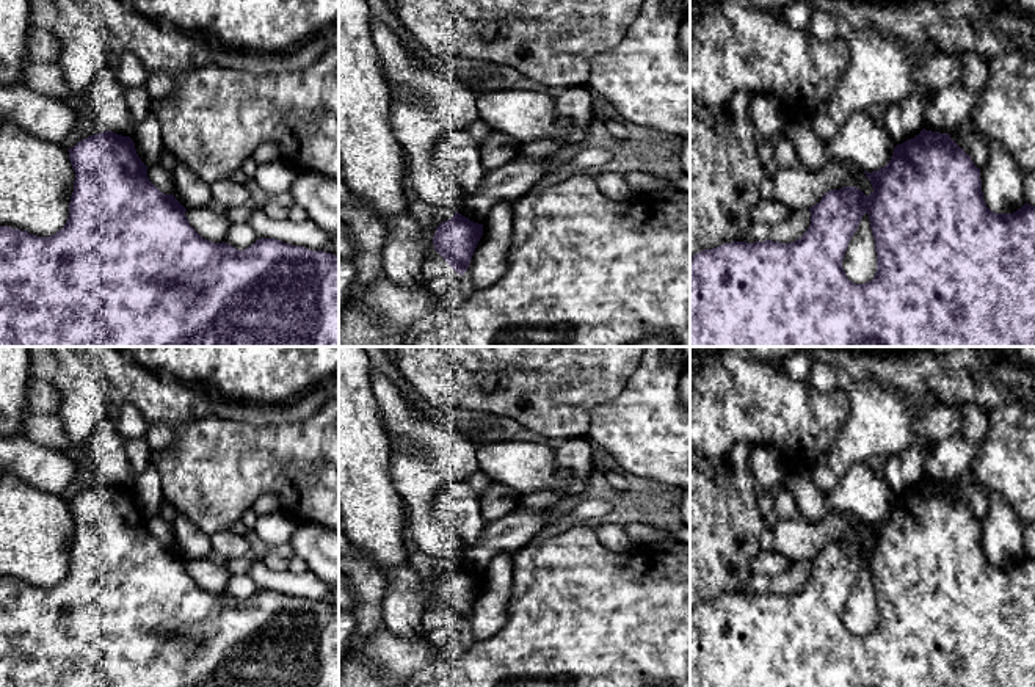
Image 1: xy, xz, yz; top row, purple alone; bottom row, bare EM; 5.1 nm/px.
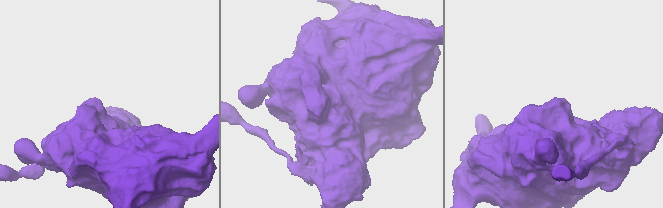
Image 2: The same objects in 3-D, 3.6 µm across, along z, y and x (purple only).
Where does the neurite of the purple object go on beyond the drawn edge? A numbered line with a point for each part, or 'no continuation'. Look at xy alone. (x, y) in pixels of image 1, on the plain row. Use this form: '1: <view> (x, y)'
no continuation

